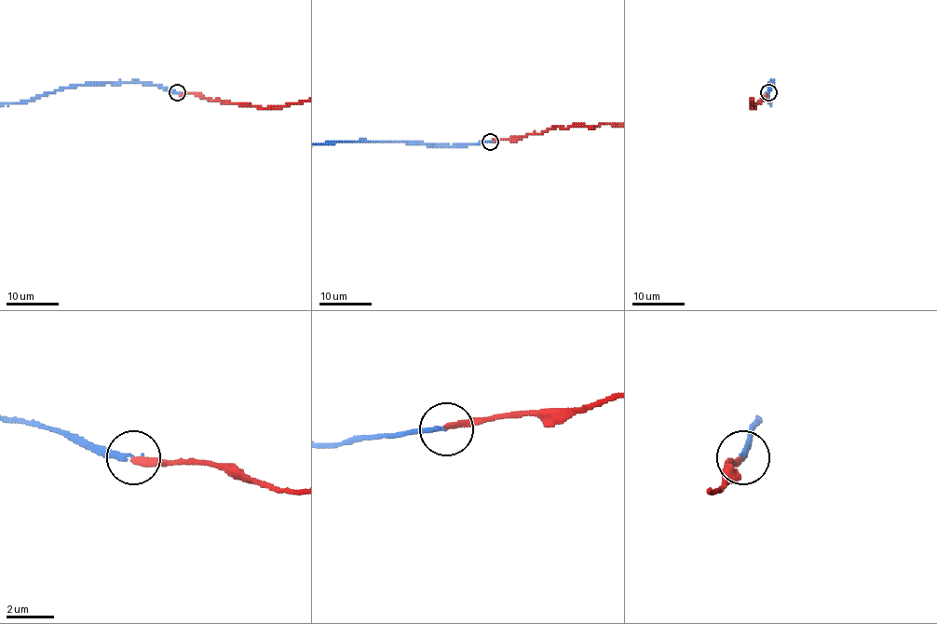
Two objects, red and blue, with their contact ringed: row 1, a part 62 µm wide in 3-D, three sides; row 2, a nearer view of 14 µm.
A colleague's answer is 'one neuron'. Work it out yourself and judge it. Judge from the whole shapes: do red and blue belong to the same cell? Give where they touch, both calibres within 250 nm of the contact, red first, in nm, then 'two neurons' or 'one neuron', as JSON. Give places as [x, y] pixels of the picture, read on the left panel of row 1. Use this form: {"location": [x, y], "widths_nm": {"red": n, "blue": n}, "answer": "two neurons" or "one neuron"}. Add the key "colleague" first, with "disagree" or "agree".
{"colleague": "agree", "location": [177, 92], "widths_nm": {"red": 240, "blue": 190}, "answer": "one neuron"}

